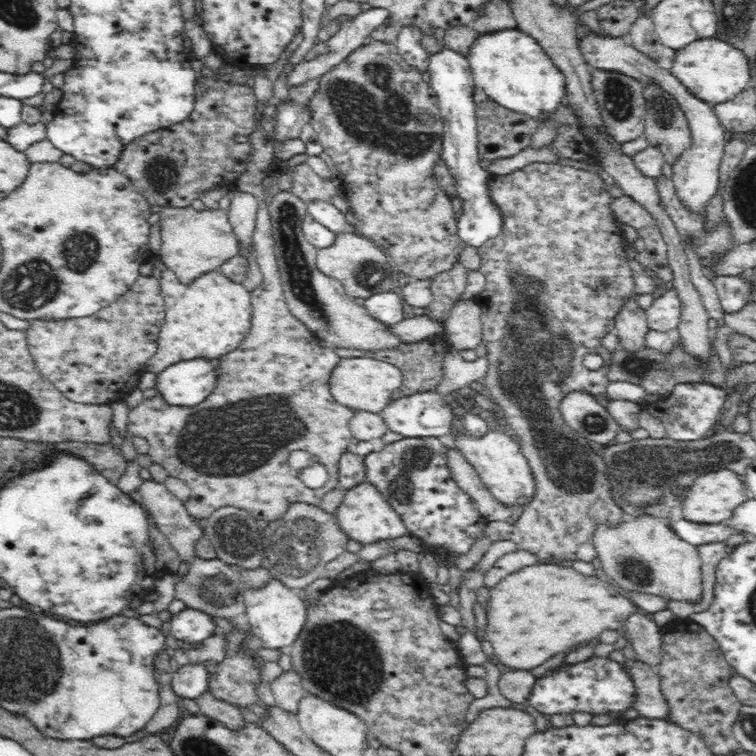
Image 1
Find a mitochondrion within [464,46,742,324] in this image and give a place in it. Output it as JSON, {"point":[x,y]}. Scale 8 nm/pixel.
{"point":[617,99]}

